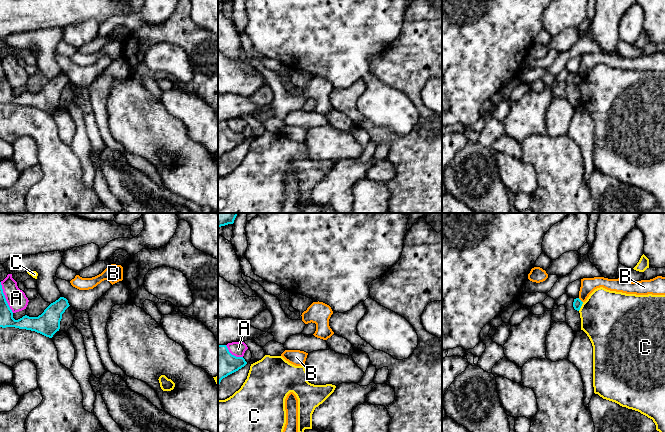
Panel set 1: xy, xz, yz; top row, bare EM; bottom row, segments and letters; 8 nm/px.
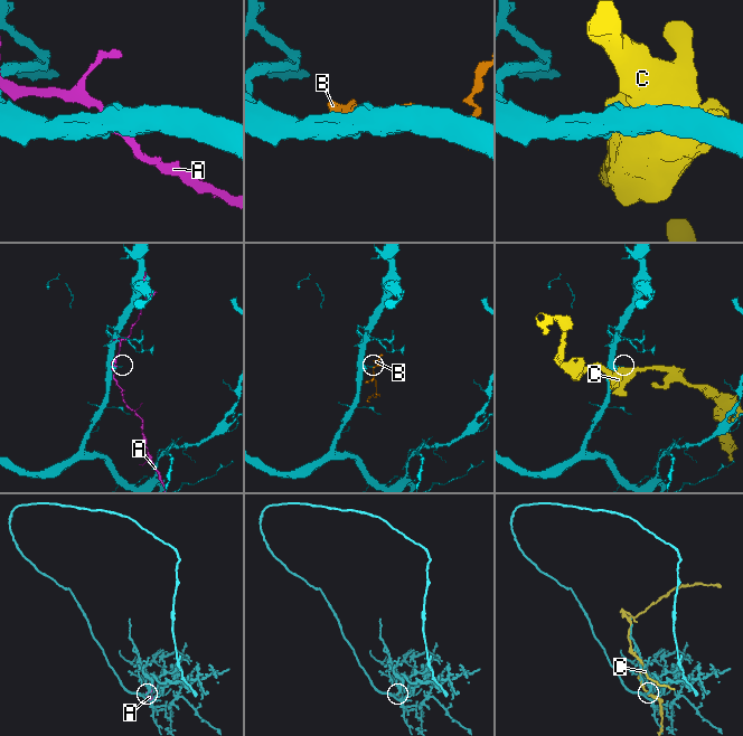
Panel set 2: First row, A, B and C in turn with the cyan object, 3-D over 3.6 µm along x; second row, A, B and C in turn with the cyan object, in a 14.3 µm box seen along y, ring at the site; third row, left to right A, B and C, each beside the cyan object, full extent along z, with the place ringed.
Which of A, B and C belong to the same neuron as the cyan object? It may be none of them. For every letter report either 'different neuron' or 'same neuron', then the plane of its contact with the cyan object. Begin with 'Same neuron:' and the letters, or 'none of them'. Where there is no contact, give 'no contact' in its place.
Same neuron: none of them
A: different neuron; contact in xy
B: different neuron; contact in yz
C: different neuron; contact in yz

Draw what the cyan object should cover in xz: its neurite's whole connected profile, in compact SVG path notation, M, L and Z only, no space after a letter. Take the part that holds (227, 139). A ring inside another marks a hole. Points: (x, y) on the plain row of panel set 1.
M218 121L218 161L223 154L238 147L246 140L243 133L232 131L226 121Z

